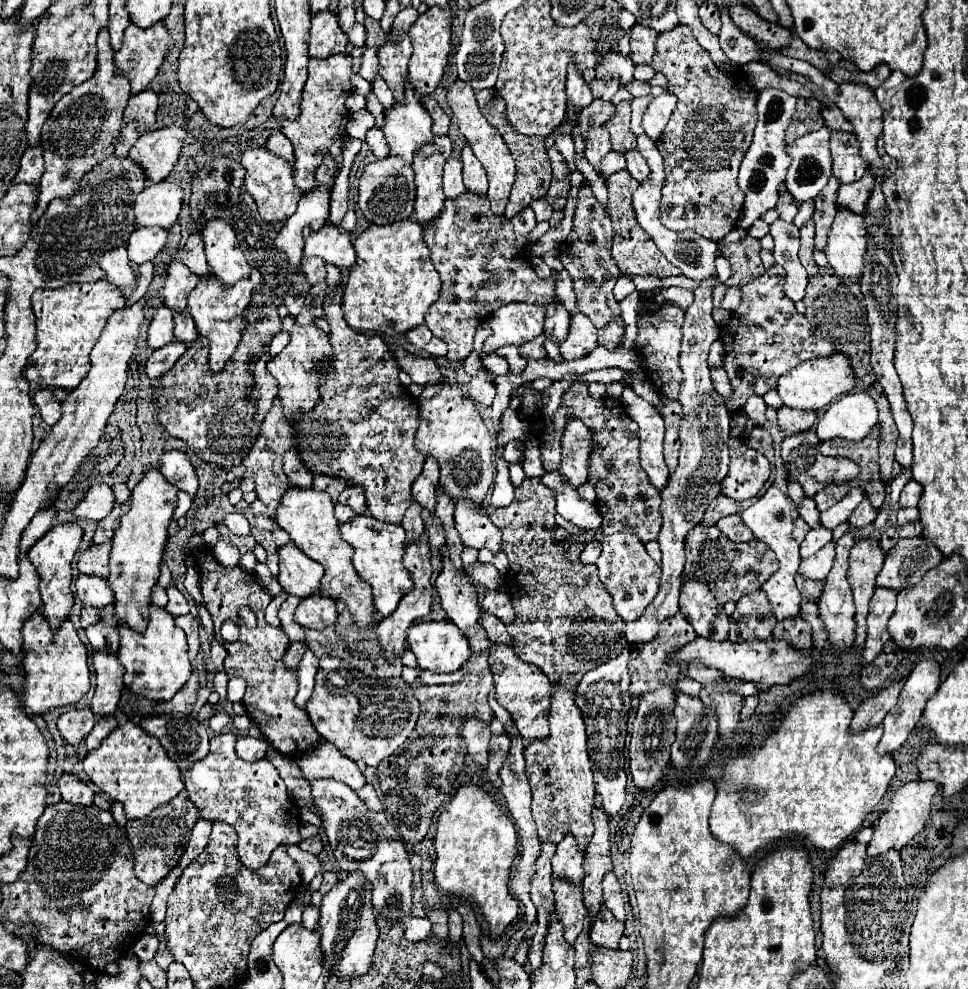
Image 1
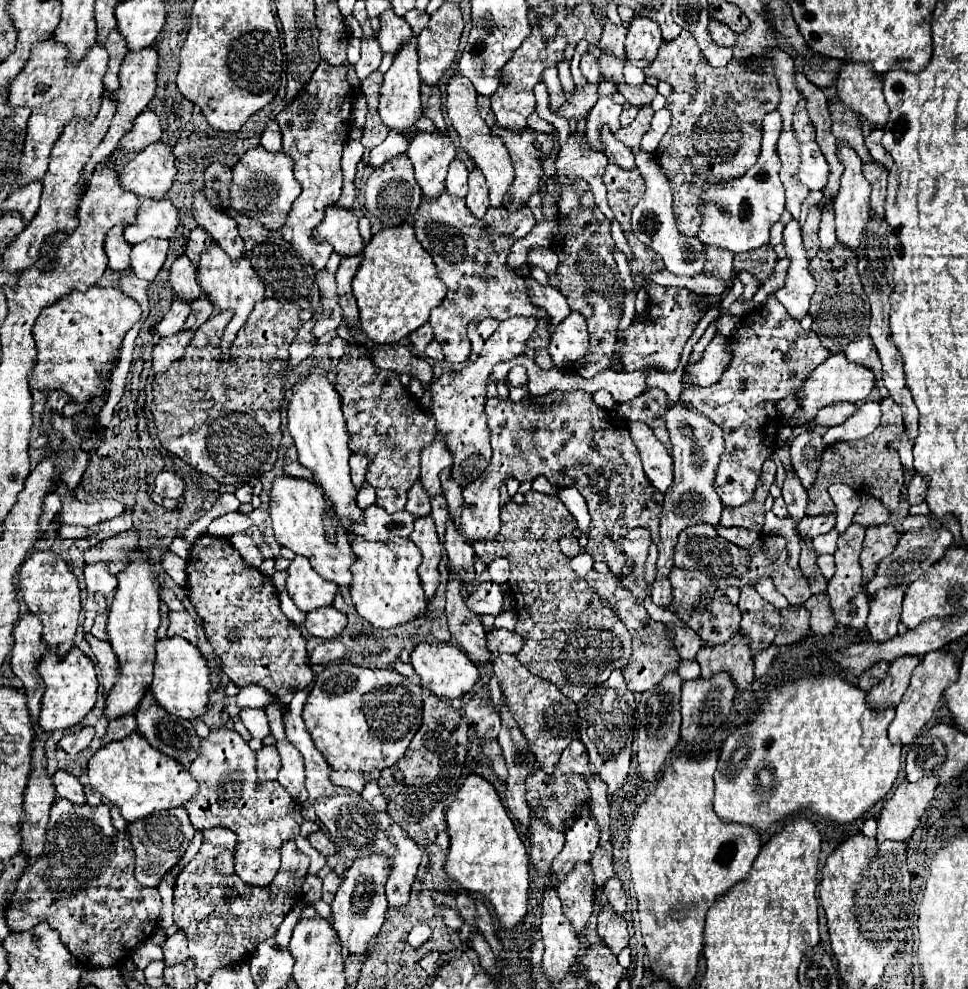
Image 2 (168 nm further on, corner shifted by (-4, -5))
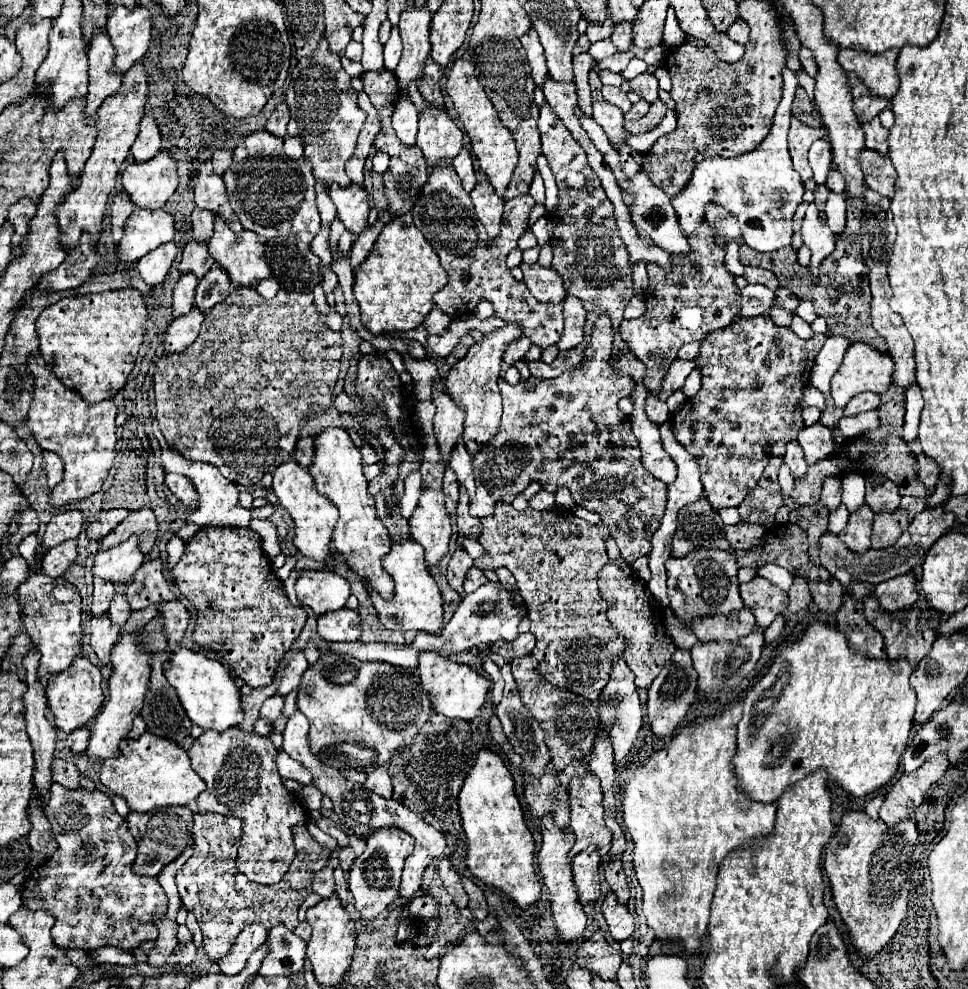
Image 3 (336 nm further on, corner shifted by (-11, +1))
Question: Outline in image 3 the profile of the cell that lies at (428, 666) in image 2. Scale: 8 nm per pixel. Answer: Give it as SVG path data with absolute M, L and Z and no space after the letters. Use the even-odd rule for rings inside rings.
M422 652L420 654L420 664L418 664L418 674L424 690L428 692L430 706L434 712L440 712L448 718L462 718L462 720L474 720L486 702L486 694L490 688L490 680L474 672L470 666L456 664L448 658L438 656L436 652Z

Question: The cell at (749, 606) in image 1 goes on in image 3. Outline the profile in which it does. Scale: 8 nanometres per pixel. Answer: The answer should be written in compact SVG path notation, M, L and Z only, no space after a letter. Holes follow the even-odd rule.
M760 576L746 584L740 584L740 596L744 606L748 606L756 616L756 624L760 630L766 630L788 604L788 594Z

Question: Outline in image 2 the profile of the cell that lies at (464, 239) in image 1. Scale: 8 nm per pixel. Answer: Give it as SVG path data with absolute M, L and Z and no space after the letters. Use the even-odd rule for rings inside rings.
M449 192L441 194L439 200L423 200L417 218L413 222L415 234L421 246L431 254L439 278L447 286L445 300L431 310L429 324L435 332L435 340L441 344L445 360L453 364L463 364L469 358L471 342L467 338L467 326L479 324L483 318L505 320L511 316L537 316L539 330L529 338L529 348L545 348L549 344L547 324L543 322L545 312L537 310L527 298L527 282L517 276L507 264L511 246L527 236L536 224L531 210L523 206L517 212L505 208L489 208L483 218L473 216L461 198L453 198Z

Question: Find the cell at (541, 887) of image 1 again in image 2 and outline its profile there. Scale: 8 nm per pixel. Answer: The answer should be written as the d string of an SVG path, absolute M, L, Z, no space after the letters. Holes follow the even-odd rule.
M531 814L529 840L531 840L531 860L535 870L539 870L541 876L549 876L551 862L557 858L557 854L563 848L565 834L553 830L551 826L545 826L545 822L539 822L537 816Z

